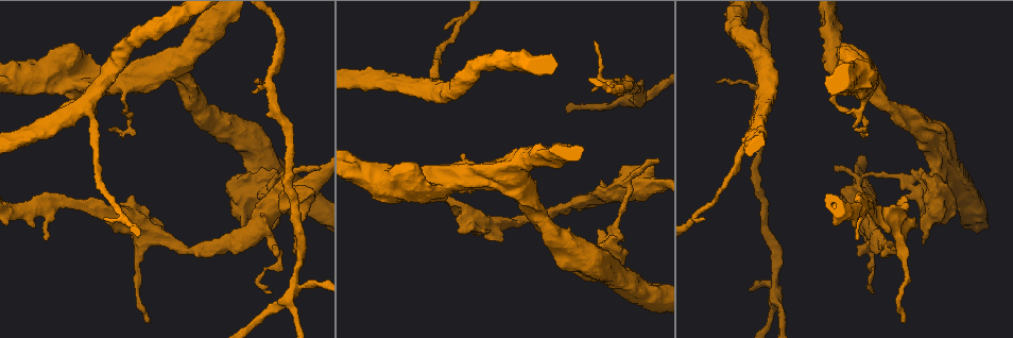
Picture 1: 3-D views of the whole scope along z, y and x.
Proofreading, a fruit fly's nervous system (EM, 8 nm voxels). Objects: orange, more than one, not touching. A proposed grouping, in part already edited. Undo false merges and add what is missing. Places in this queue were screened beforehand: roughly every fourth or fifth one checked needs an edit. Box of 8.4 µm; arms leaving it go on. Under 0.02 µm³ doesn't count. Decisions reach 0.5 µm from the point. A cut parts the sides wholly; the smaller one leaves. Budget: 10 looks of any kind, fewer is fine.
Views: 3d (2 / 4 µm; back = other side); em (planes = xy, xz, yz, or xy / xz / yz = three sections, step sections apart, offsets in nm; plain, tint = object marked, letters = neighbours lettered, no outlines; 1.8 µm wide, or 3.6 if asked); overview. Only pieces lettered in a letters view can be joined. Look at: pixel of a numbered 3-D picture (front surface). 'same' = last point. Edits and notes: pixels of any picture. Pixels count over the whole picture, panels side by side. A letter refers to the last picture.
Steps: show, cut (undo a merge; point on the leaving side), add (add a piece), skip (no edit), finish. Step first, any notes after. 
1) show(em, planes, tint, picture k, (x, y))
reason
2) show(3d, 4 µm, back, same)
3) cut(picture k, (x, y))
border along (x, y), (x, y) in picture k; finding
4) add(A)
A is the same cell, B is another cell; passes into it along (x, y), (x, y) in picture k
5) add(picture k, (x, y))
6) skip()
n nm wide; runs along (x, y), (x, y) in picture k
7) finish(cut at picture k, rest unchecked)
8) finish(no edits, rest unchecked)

show(3d, 2 µm, picture 1, (194, 93))
branch point

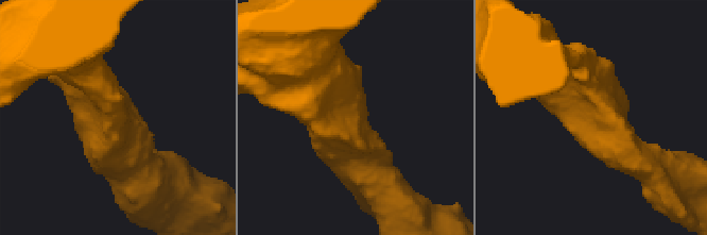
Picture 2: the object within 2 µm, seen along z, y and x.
show(em, planes, tint, picture 2, (111, 120))

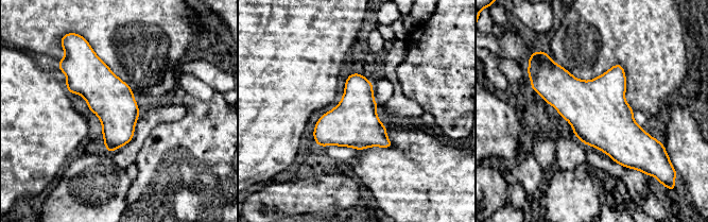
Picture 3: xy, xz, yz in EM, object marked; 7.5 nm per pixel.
show(em, planes, letters, same)
see the neighbours

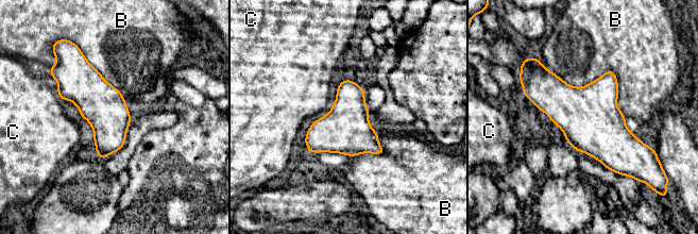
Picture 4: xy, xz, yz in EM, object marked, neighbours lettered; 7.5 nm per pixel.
skip()
B touches over 800 nm; B and C are other cells; border along (539, 61), (626, 116) in picture 4; all the same cell

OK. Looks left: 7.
show(em, planes, letters, picture 1, (610, 226))
calibre changes

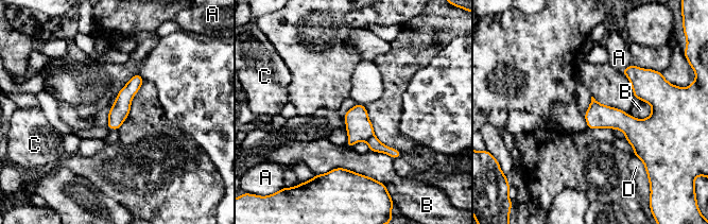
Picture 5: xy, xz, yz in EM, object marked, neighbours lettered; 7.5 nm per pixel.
skip()
A, B, C and D are other cells; border along (315, 174), (346, 168), (378, 182) in picture 5; continuous, no second cell

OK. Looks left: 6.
show(em, planes, letters, picture 1, (155, 238))
small branch off a trunk

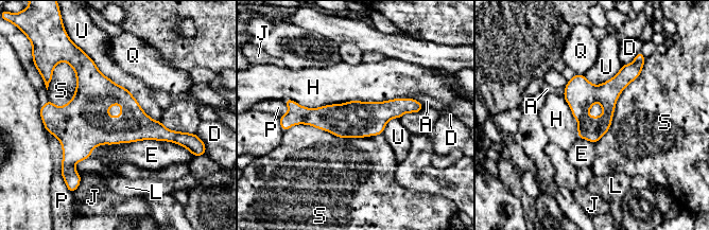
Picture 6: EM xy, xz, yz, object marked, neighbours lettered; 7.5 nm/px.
skip()
A, D, E, H, J, L, P, Q, S and U are other cells; one cell here

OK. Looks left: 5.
show(3d, 4 µm, picture 1, (294, 286))
looks like a crossing

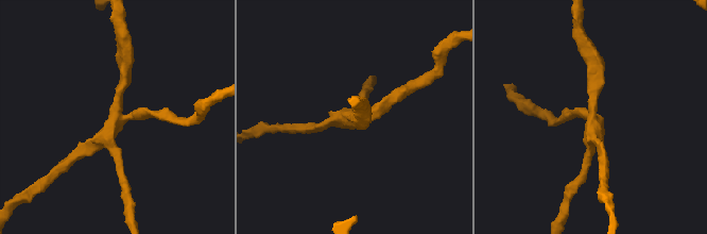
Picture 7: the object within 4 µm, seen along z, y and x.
show(em, planes, letters, picture 7, (119, 114))
4 arms; shape alone is not enough

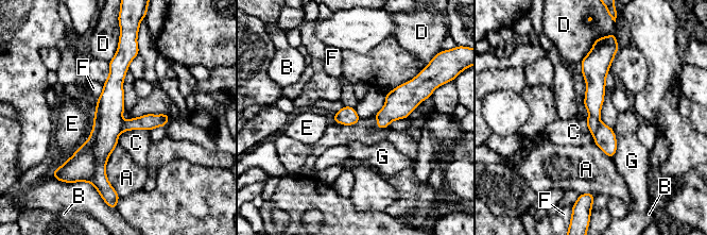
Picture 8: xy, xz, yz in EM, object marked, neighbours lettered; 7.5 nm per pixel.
cut(picture 8, (80, 167))
A, B, C, D, E, F and G are other cells; a second cell is stuck on

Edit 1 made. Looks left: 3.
finish(cut at picture 8, rest unchecked)

